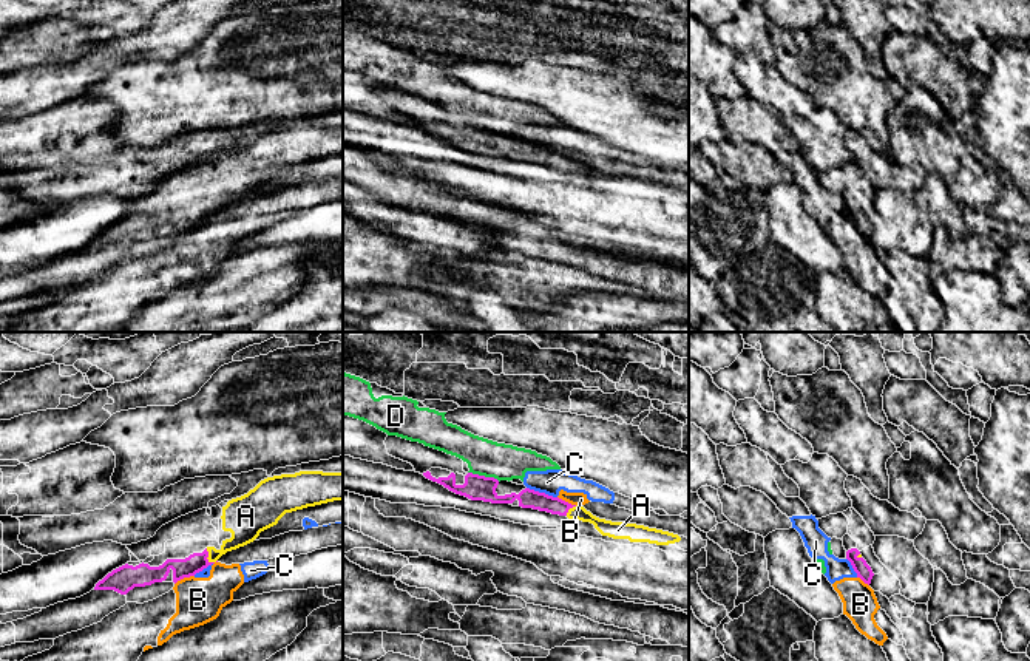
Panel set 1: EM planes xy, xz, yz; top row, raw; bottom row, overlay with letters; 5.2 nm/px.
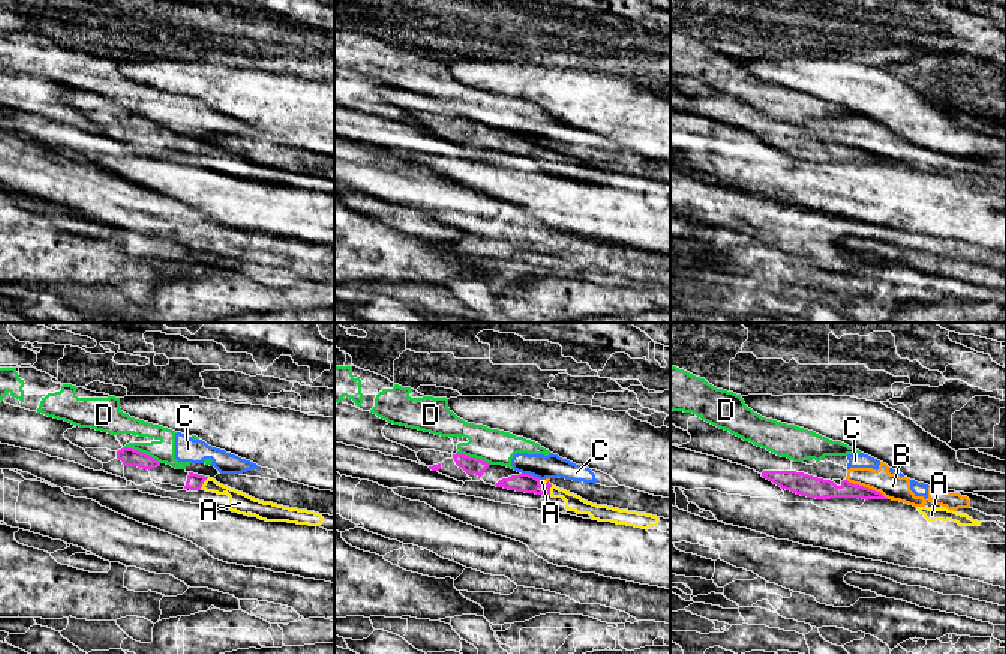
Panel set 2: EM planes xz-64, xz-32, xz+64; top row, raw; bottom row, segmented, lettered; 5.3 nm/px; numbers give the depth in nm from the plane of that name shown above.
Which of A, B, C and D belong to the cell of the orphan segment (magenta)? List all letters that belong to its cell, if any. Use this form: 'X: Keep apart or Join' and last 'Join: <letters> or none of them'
A: Join
B: Keep apart
C: Keep apart
D: Keep apart
Join: A

